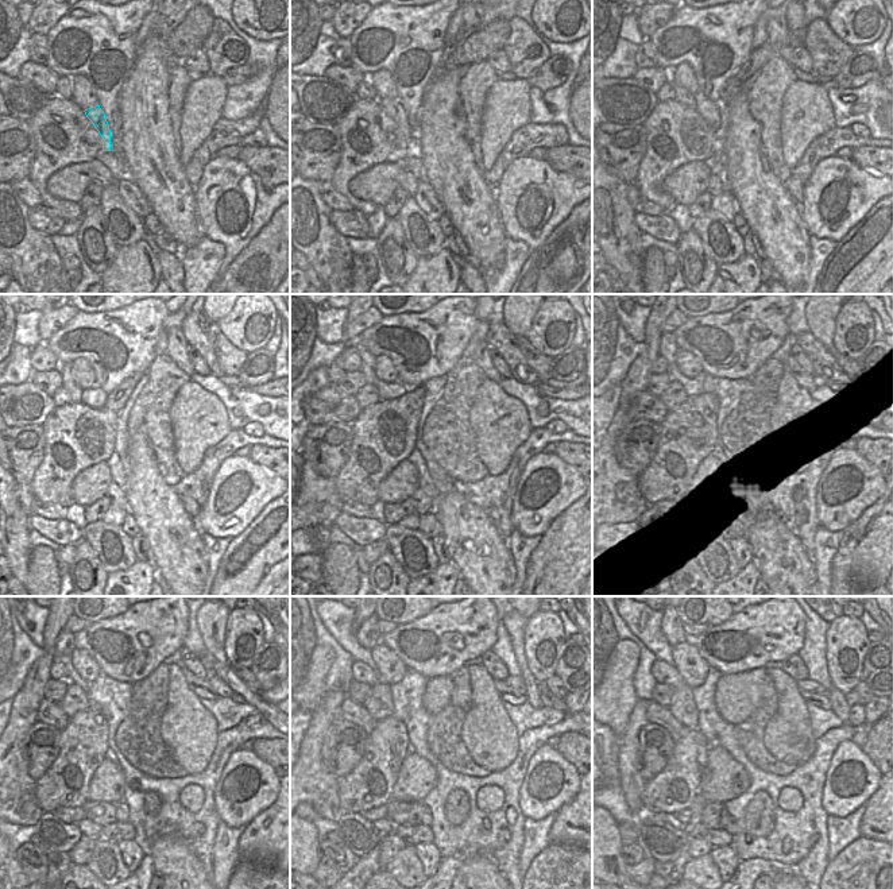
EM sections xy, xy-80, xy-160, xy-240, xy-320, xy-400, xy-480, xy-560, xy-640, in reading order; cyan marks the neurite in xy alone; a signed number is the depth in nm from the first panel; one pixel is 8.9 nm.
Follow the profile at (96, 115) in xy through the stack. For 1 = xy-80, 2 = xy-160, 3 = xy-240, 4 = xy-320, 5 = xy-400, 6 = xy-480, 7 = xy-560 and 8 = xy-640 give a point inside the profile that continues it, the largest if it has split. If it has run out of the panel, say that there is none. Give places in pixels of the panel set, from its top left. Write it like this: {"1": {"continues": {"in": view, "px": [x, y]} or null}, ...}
{"1": {"continues": {"in": "xy-80", "px": [393, 107]}}, "2": {"continues": {"in": "xy-160", "px": [685, 97]}}, "3": {"continues": {"in": "xy-240", "px": [65, 368]}}, "4": {"continues": {"in": "xy-320", "px": [367, 358]}}, "5": {"continues": {"in": "xy-400", "px": [668, 347]}}, "6": {"continues": {"in": "xy-480", "px": [65, 644]}}, "7": {"continues": {"in": "xy-560", "px": [368, 636]}}, "8": {"continues": {"in": "xy-640", "px": [671, 625]}}}

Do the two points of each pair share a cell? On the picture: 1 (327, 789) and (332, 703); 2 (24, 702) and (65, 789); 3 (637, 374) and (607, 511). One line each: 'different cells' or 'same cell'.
1: same cell
2: different cells
3: same cell

